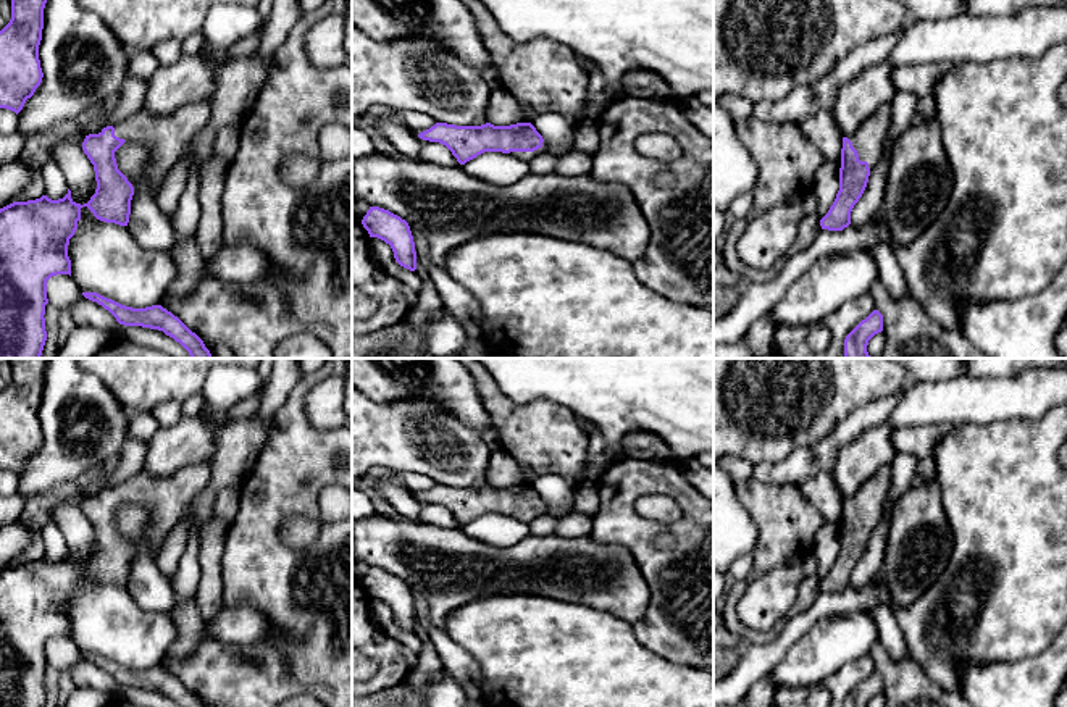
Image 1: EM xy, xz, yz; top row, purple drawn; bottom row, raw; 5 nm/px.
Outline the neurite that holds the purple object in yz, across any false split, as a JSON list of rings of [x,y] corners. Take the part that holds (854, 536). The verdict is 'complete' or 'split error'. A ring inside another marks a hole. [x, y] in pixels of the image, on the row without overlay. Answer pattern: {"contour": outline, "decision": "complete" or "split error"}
{"contour": [[[886,463],[864,481],[852,497],[843,499],[839,552],[820,581],[822,591],[843,592],[851,586],[851,573],[862,558],[891,492],[891,465]]], "decision": "split error"}

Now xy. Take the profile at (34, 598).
{"contour": [[[210,463],[189,465],[171,476],[152,476],[139,471],[121,484],[103,489],[98,496],[86,497],[82,512],[94,526],[97,542],[95,555],[87,565],[76,565],[68,550],[68,555],[58,562],[42,557],[0,570],[0,707],[45,707],[47,642],[56,636],[71,638],[68,607],[77,591],[82,568],[87,568],[100,583],[128,588],[134,549],[118,531],[115,513],[126,502],[149,508],[152,512],[149,539],[160,552],[171,529],[186,518],[190,505],[210,481]]], "decision": "split error"}

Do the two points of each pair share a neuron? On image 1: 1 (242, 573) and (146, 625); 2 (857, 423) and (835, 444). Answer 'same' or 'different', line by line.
1: different
2: same

